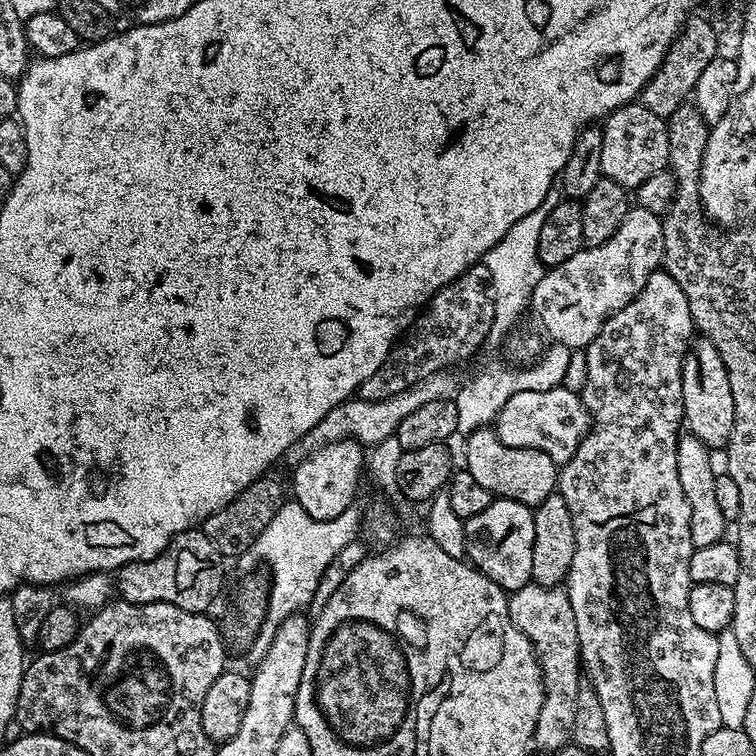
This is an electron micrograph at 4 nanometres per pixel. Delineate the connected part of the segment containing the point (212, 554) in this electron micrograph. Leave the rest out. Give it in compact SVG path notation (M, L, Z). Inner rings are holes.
M199 527L190 528L174 536L154 558L135 560L115 569L114 592L127 603L169 603L187 612L207 613L224 584L224 564L218 546Z

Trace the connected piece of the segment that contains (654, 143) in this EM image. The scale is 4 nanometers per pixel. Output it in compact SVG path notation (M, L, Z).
M643 102L624 104L610 113L602 124L602 170L605 180L618 182L618 186L635 190L646 182L646 178L654 178L654 174L668 168L670 142L665 117L654 114Z

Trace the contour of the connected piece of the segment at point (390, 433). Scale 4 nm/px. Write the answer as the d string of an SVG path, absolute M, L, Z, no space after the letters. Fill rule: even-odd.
M451 371L439 372L438 374L434 374L430 378L426 378L422 382L418 382L414 386L410 386L402 394L396 394L396 395L391 396L390 398L388 398L386 400L362 400L359 398L349 398L349 399L345 400L344 403L339 404L336 408L331 408L330 411L325 412L324 417L321 420L317 420L316 425L314 427L312 427L312 429L310 429L310 431L308 431L308 433L306 433L304 435L304 437L302 437L301 440L299 440L298 442L294 442L294 446L290 446L290 450L286 450L284 452L283 457L282 457L283 463L285 463L285 462L288 463L288 466L299 466L299 464L301 464L301 462L308 459L308 455L310 453L312 453L314 450L320 449L320 447L322 447L324 444L335 444L337 442L343 441L345 438L351 438L353 441L355 441L355 443L357 443L361 446L369 446L368 444L380 444L380 443L382 443L383 440L387 438L387 436L388 436L388 439L395 437L396 427L400 425L400 423L402 422L402 418L406 418L406 414L414 414L414 410L418 410L418 406L426 406L426 402L434 402L435 400L447 400L447 399L449 399L449 397L451 397L453 395L453 393L455 393L457 391L458 383L456 384L456 380L454 377L452 377L452 375L453 375L453 373Z

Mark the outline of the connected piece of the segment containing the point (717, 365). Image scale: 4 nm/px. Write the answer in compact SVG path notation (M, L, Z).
M706 338L698 340L691 345L688 355L684 357L684 424L687 431L697 436L708 449L723 449L734 430L734 394L730 394L730 378L718 350L714 350L714 346Z

